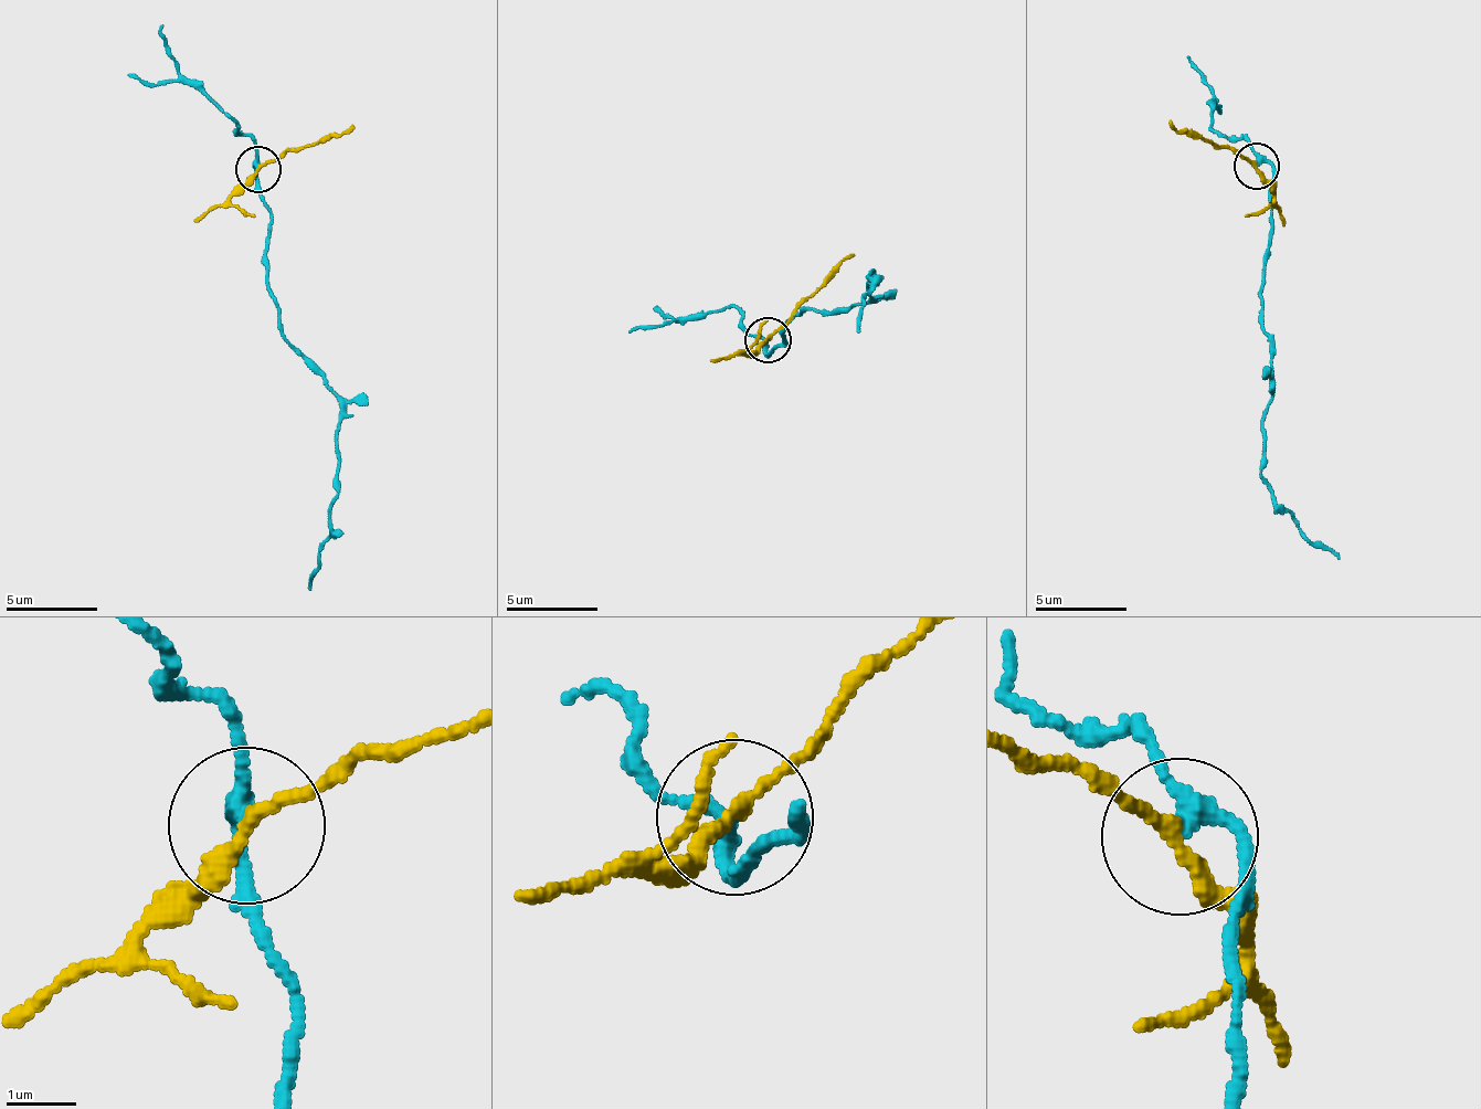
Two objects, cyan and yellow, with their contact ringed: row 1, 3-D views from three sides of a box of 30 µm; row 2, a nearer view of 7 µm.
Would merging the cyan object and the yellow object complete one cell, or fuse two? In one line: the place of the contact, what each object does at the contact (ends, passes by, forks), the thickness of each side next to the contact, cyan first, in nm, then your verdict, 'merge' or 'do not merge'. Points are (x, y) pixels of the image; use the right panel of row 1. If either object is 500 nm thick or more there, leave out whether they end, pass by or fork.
place (1257, 166); cyan passes by; yellow passes by; calibres 200 and 220 nm; do not merge

